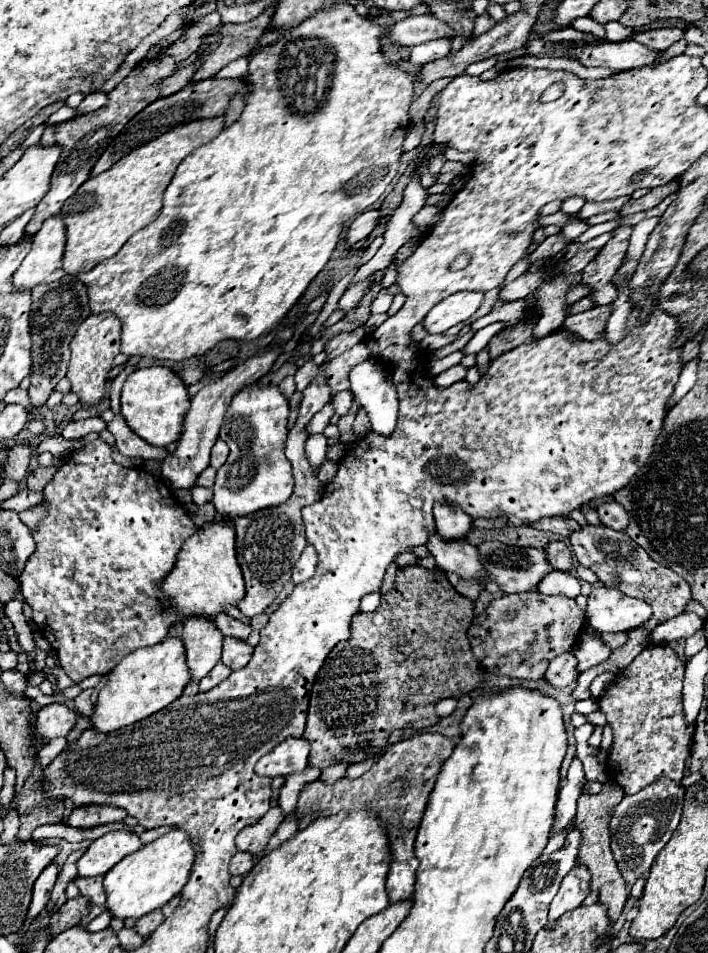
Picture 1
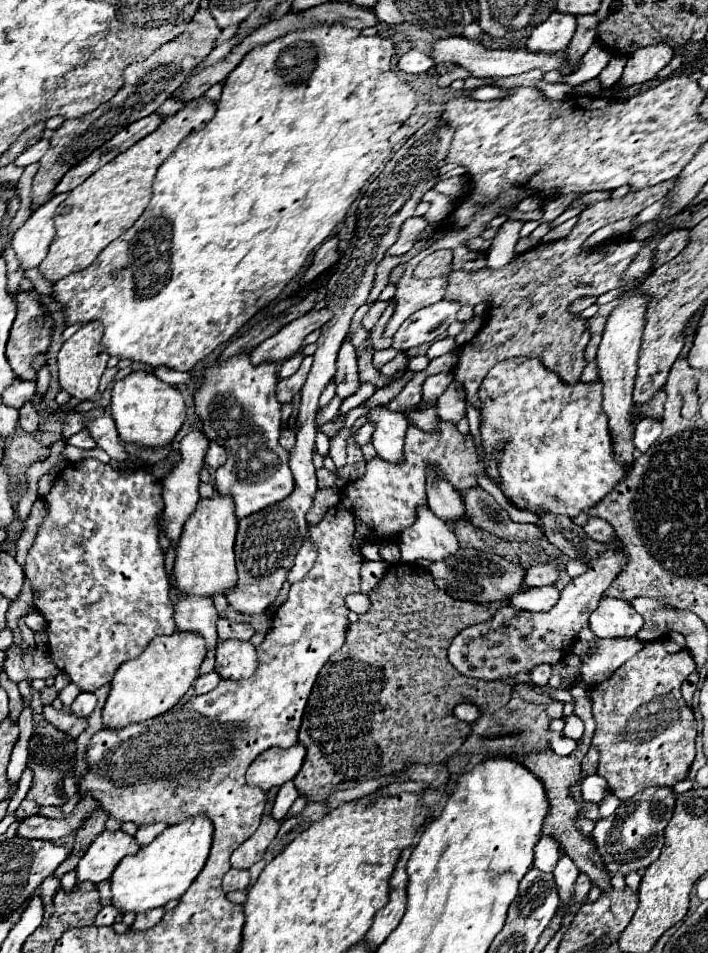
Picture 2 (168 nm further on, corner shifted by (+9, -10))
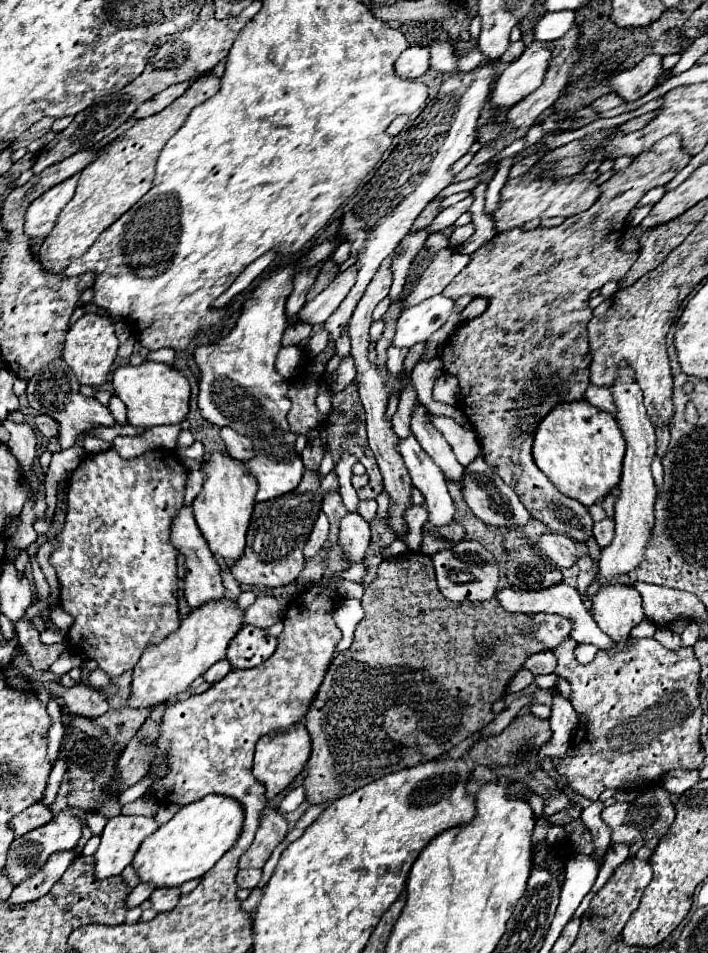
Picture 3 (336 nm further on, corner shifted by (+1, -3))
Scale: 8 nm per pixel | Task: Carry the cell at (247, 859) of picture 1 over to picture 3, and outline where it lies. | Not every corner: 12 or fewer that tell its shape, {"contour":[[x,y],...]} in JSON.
{"contour":[[239,870],[239,888],[253,890],[261,880],[261,870]]}

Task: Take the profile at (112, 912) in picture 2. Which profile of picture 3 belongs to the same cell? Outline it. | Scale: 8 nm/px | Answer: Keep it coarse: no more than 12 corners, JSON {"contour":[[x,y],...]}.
{"contour":[[137,884],[127,898],[127,908],[141,906],[155,890],[153,884]]}

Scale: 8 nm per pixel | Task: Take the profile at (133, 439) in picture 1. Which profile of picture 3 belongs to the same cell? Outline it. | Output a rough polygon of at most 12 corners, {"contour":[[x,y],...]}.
{"contour":[[63,358],[27,382],[37,414],[61,424],[59,444],[115,424],[107,406],[79,392]]}

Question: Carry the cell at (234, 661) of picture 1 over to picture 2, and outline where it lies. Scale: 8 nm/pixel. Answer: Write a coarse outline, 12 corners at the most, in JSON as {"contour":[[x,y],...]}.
{"contour":[[229,639],[217,645],[215,671],[245,681],[257,669],[255,647]]}

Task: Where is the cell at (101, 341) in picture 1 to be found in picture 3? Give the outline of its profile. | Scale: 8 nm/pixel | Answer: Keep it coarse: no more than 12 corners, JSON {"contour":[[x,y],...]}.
{"contour":[[83,314],[63,360],[79,384],[99,388],[117,358],[111,318]]}

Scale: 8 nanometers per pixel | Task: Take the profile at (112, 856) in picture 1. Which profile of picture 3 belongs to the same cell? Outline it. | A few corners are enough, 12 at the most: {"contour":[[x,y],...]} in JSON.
{"contour":[[115,816],[95,852],[95,876],[109,878],[131,864],[155,818]]}

